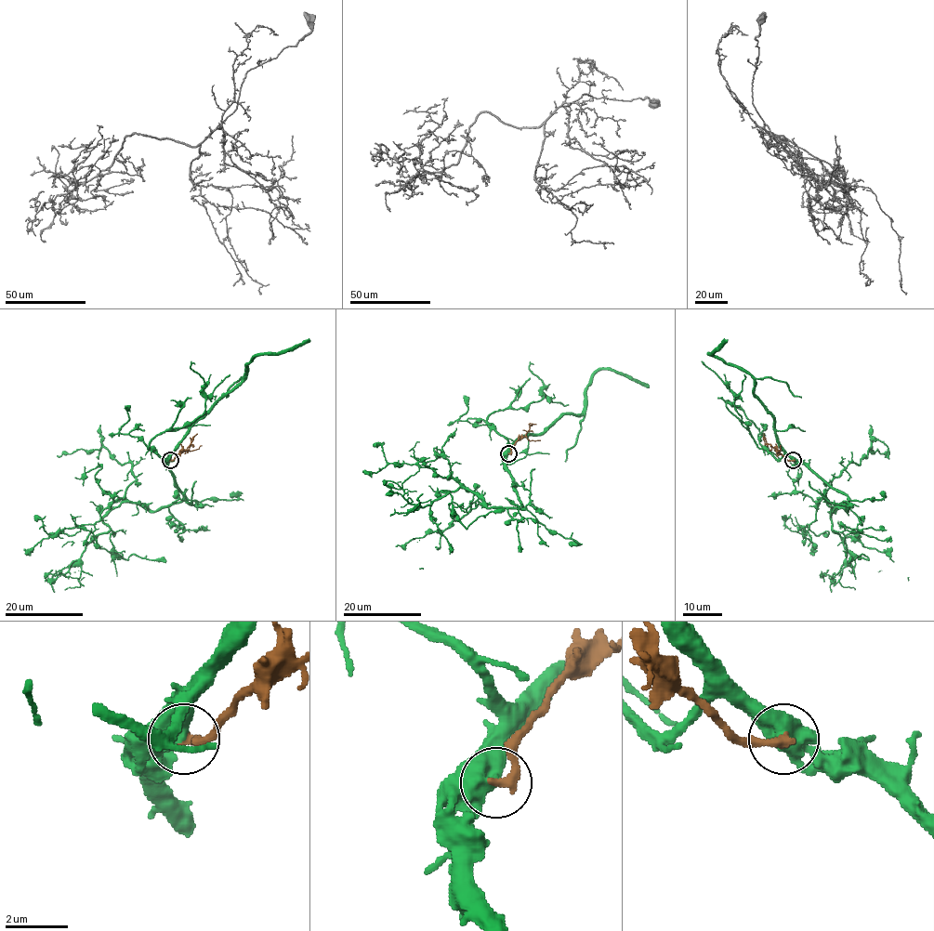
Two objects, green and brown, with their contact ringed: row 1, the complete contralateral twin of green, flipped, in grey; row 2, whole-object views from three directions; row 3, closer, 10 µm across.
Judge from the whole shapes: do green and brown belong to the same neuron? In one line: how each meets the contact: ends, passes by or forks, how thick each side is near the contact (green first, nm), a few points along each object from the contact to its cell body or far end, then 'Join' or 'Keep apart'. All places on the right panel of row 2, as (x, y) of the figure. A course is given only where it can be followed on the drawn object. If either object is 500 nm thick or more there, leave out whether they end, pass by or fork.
Thickness 800 nm (green) against 320 nm. Course of green: (794, 460), (848, 497), (848, 510), (828, 503), (833, 530), (874, 547), (908, 580). Course of brown: (794, 460), (788, 460), (767, 443), (764, 434). Keep apart

